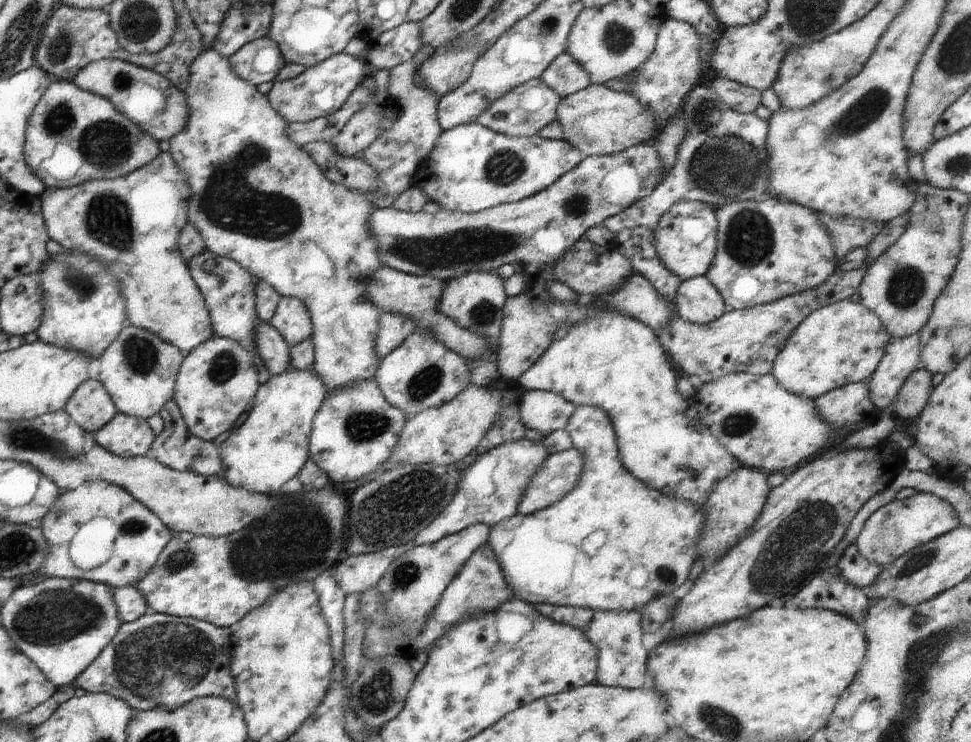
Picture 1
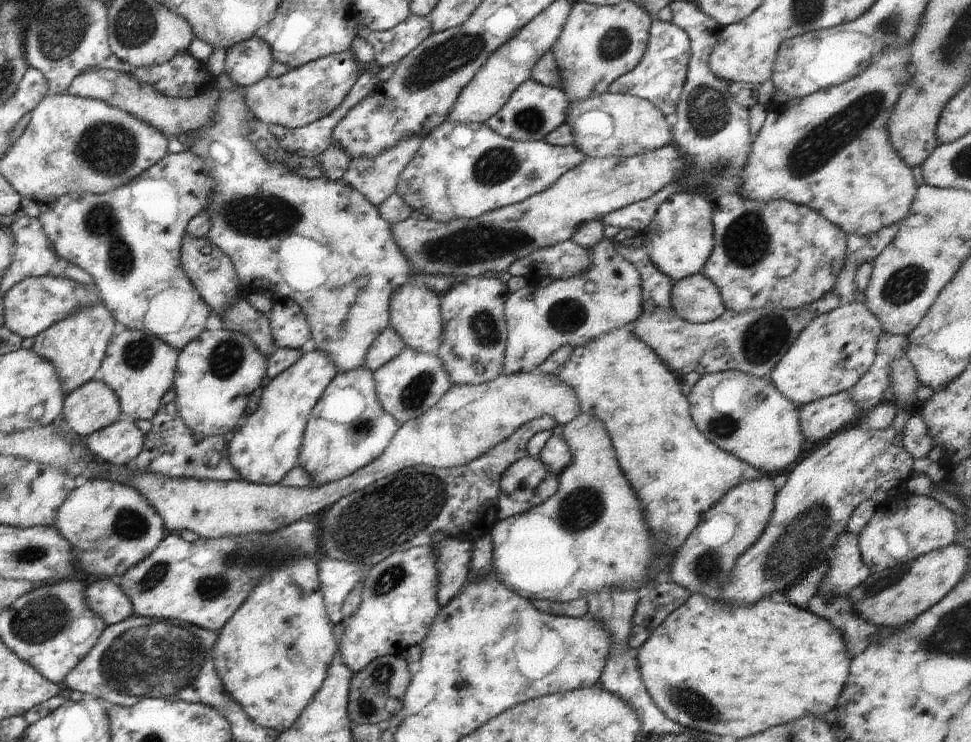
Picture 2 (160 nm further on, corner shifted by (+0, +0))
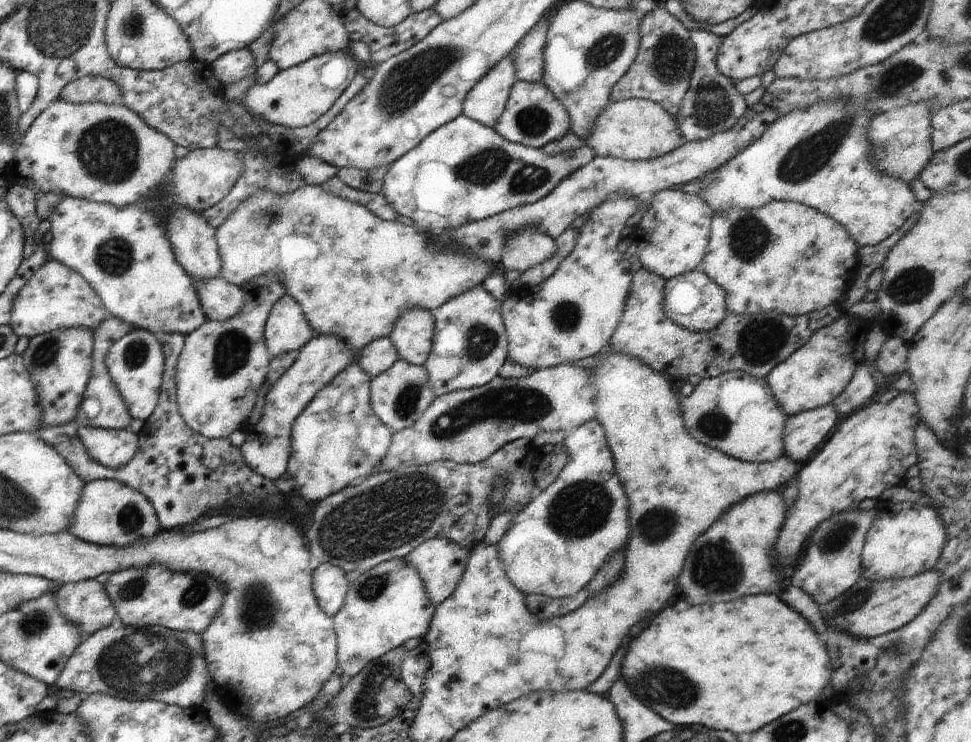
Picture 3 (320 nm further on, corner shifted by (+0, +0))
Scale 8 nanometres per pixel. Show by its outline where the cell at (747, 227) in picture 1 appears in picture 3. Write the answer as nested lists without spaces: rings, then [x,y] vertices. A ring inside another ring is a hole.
[[[772,201],[757,209],[726,209],[723,213],[716,213],[711,220],[711,231],[707,248],[707,255],[699,264],[698,270],[707,274],[725,292],[725,301],[728,313],[735,315],[753,315],[760,313],[780,313],[786,316],[797,317],[807,315],[814,311],[828,308],[832,305],[840,305],[843,296],[849,291],[851,284],[859,269],[859,246],[854,242],[851,234],[830,216],[805,205],[794,201]]]

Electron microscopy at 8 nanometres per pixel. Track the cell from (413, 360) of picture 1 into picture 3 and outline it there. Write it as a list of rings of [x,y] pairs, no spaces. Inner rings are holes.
[[[398,359],[388,370],[373,377],[370,398],[373,414],[394,434],[418,421],[436,397],[423,365],[411,365]]]

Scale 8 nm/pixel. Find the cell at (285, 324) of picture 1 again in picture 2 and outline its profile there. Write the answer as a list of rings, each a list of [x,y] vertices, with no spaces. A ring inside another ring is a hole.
[[[277,299],[268,313],[274,345],[299,350],[311,339],[310,326],[300,306],[291,299]]]

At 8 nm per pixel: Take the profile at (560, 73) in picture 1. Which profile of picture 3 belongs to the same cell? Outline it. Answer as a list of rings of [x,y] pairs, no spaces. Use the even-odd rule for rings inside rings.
[[[538,21],[511,50],[516,80],[531,83],[542,80],[544,70],[544,45],[547,39],[548,21]]]

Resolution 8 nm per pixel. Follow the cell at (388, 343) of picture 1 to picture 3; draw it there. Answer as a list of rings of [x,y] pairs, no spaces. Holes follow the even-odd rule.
[[[384,337],[373,340],[358,350],[354,361],[370,377],[375,377],[388,370],[398,359],[392,341],[389,337]]]

